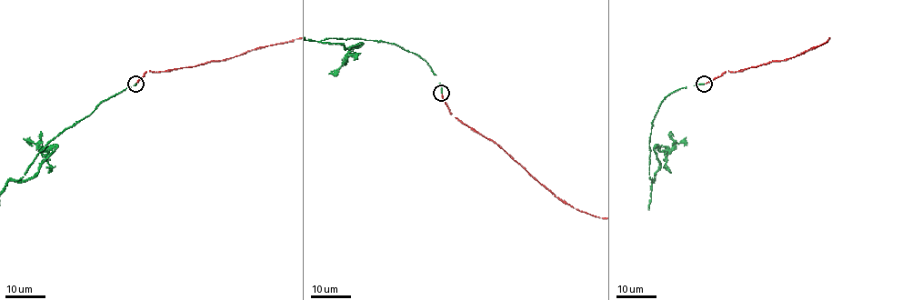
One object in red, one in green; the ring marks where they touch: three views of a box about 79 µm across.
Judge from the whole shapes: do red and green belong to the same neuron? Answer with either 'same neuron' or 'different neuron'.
same neuron

